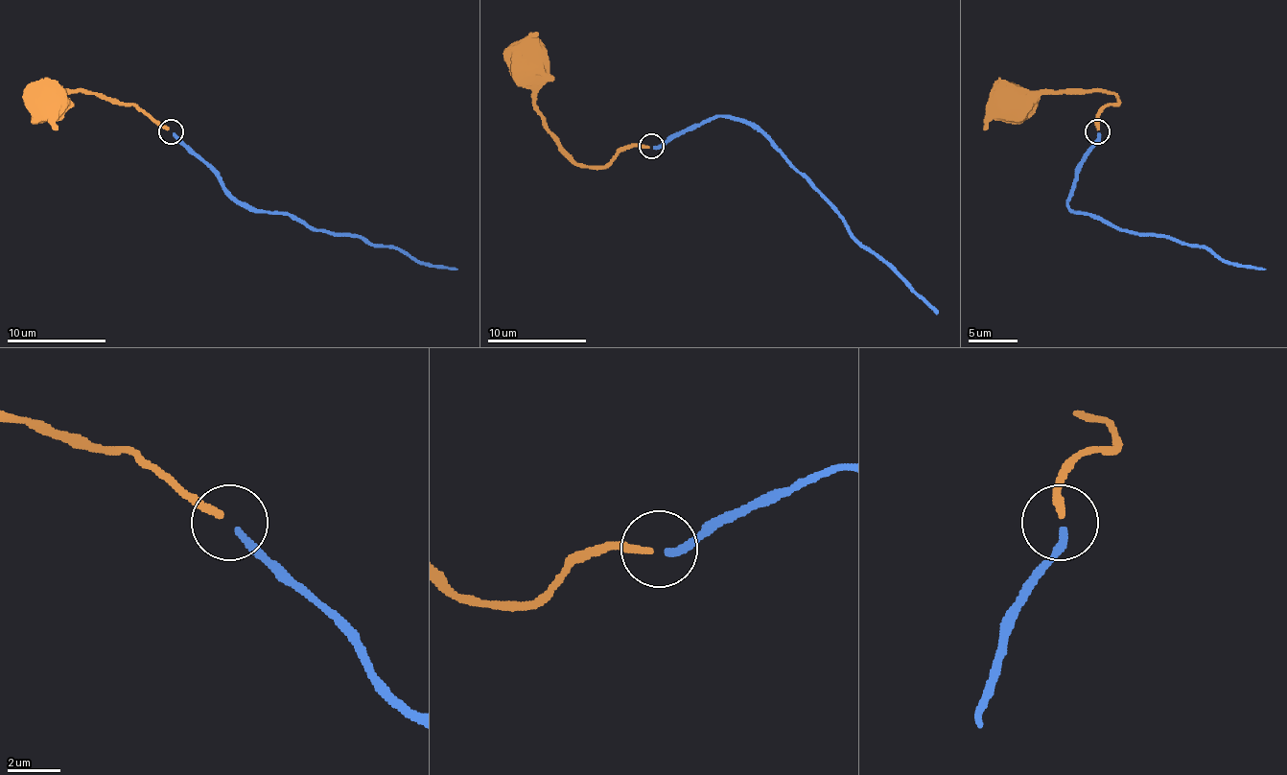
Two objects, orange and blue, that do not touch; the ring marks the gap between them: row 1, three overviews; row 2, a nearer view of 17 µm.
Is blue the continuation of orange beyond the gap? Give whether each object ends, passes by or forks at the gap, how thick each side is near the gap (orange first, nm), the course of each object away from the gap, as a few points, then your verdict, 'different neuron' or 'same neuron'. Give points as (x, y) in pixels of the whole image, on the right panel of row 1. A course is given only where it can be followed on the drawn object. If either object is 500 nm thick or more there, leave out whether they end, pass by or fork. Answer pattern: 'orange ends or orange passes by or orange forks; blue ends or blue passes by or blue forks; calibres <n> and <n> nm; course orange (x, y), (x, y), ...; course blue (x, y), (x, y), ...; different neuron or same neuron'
orange ends; blue ends; calibres 260 and 280 nm; course orange (1097, 129), (1097, 116), (1116, 104), (1114, 94), (1060, 92), (1040, 94), (1020, 111), (1013, 106); course blue (1097, 133), (1067, 200), (1074, 213), (1091, 213), (1132, 232), (1207, 247), (1223, 260), (1265, 270); same neuron

